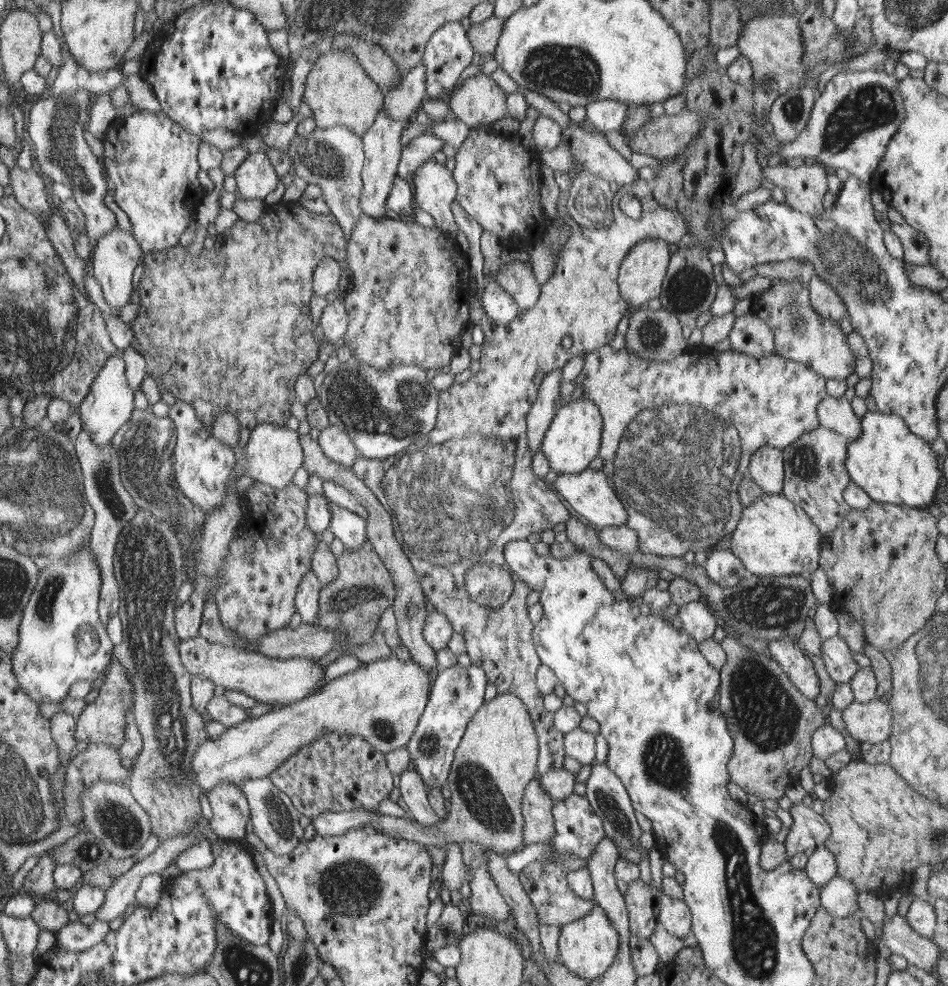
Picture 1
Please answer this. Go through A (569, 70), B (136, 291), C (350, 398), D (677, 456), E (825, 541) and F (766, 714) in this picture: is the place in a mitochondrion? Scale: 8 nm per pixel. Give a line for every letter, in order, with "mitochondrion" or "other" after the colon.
A: mitochondrion
B: other
C: mitochondrion
D: mitochondrion
E: other
F: mitochondrion

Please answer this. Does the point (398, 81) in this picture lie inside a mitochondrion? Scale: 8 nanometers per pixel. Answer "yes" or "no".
no

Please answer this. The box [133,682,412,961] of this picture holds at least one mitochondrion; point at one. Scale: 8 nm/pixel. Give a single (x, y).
(350, 886)

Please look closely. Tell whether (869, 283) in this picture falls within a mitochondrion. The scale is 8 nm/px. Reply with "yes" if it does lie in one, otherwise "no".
yes

